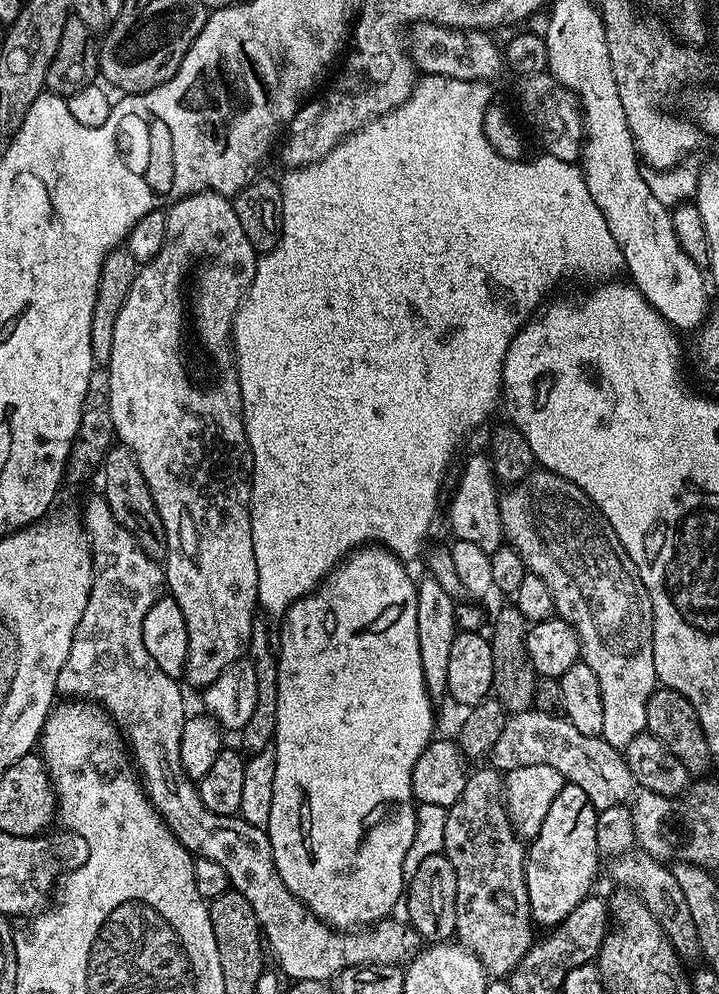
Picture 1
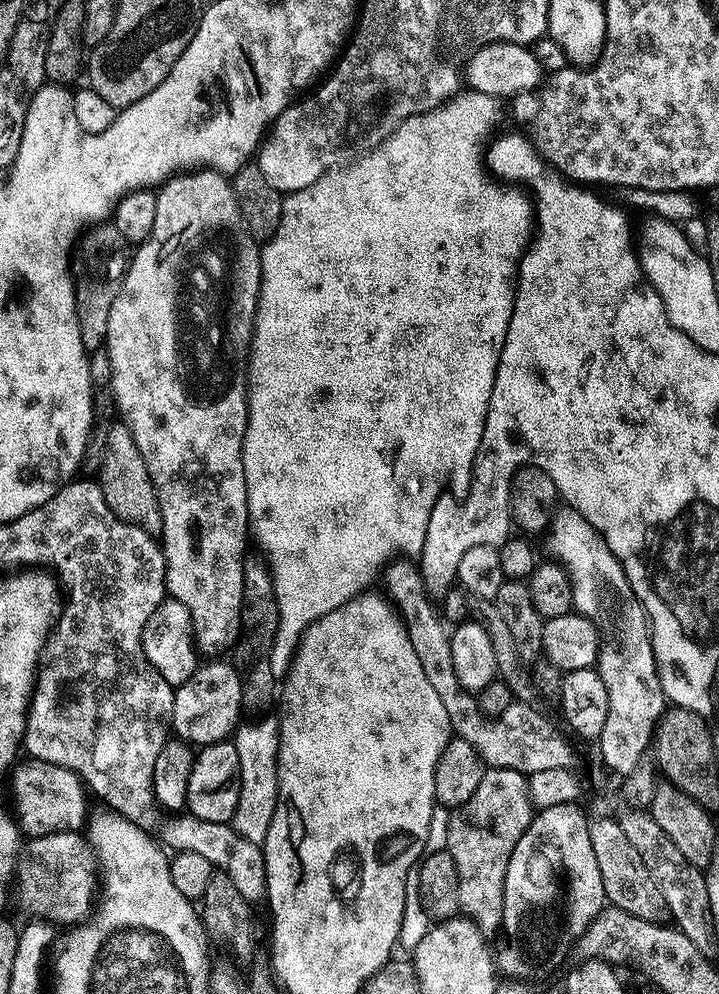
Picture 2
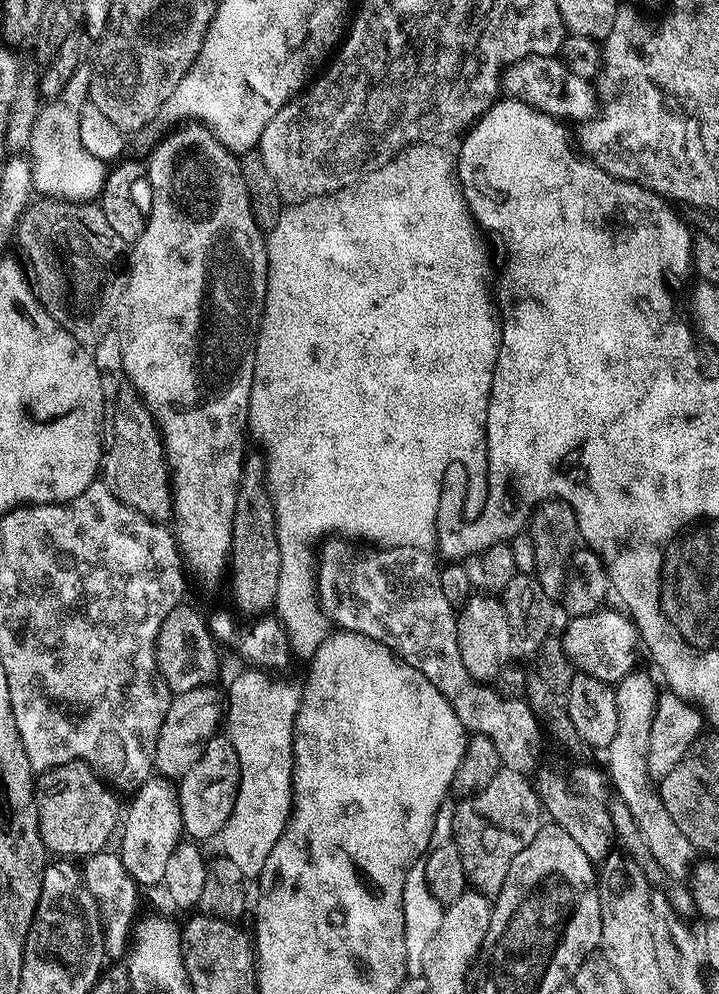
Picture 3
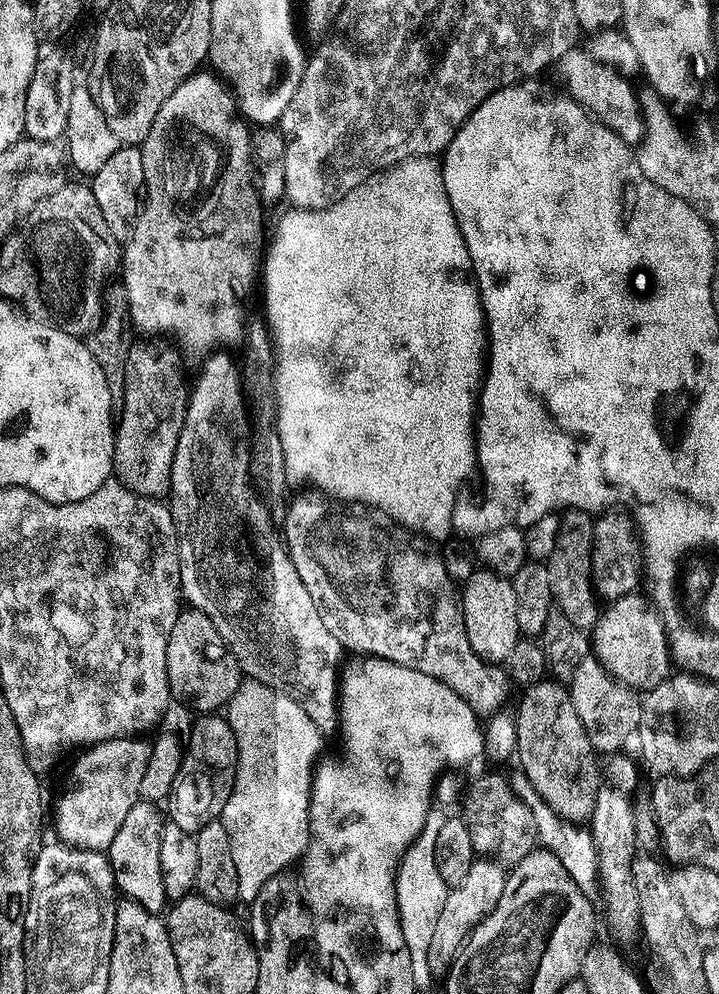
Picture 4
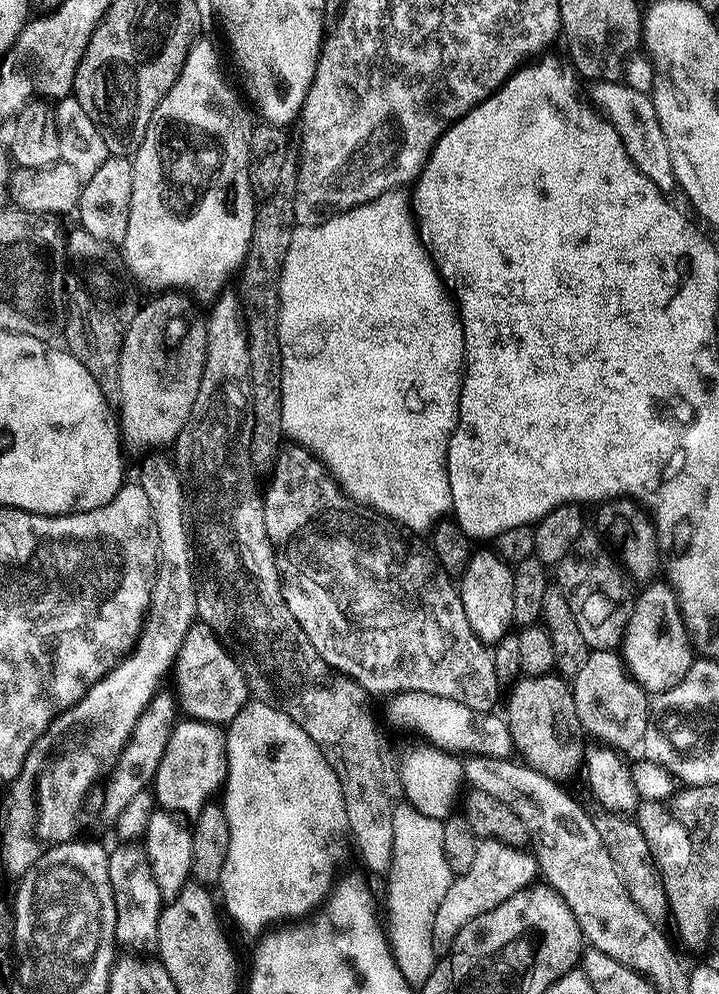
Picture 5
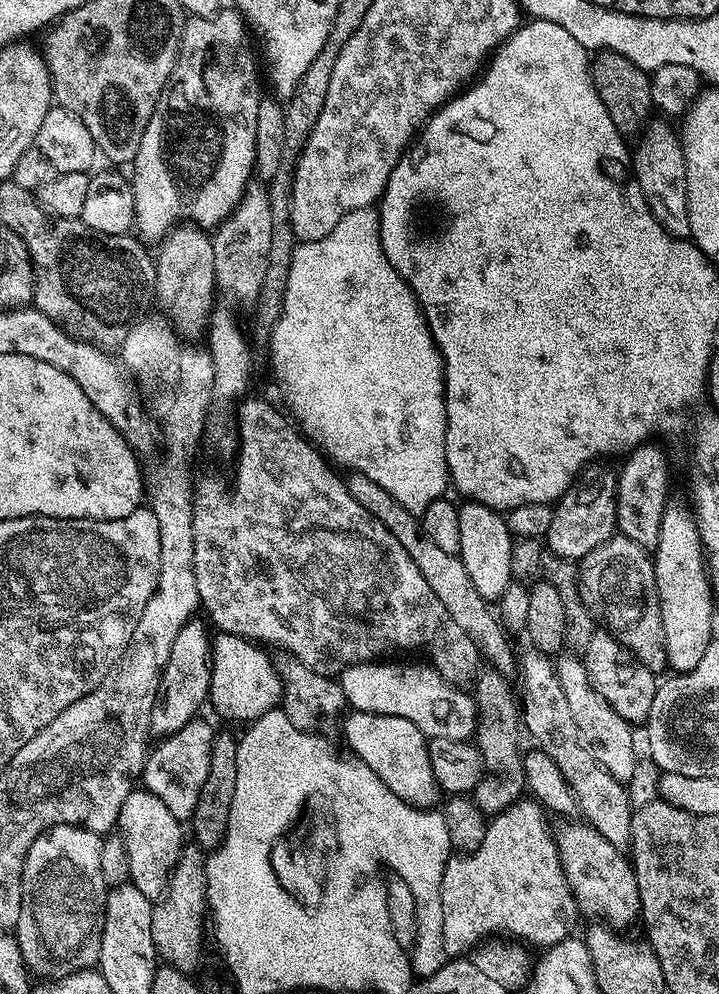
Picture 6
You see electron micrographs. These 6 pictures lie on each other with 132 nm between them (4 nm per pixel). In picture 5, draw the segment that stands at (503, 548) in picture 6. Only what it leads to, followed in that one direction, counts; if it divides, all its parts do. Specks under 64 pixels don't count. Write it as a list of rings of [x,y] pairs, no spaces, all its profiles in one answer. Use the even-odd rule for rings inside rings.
[[[476,550],[473,551],[464,575],[459,577],[458,591],[462,602],[462,610],[466,610],[466,622],[470,622],[470,630],[474,630],[474,634],[486,646],[494,646],[513,627],[514,578],[512,577],[512,569],[513,565],[502,559],[501,556],[497,556],[495,551],[480,552],[480,550]]]

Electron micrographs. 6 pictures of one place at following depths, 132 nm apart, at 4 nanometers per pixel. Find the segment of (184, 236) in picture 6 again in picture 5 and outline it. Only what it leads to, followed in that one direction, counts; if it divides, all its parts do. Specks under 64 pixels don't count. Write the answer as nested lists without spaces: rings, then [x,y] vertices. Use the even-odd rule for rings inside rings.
[[[168,290],[157,300],[145,303],[134,314],[134,322],[124,335],[120,351],[120,402],[118,405],[118,423],[125,441],[133,440],[136,444],[168,444],[175,445],[182,426],[190,418],[190,410],[194,410],[194,398],[198,398],[198,386],[202,386],[202,374],[206,366],[208,353],[208,321],[198,309],[192,305],[193,297],[181,294],[176,290]]]

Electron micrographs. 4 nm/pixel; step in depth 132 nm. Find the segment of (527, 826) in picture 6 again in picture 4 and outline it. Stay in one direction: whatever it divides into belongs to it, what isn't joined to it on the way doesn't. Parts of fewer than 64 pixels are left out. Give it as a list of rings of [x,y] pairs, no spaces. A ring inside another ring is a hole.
[[[477,858],[472,861],[466,878],[458,882],[456,888],[448,889],[448,897],[442,905],[442,910],[435,923],[434,934],[431,935],[429,950],[429,966],[433,977],[447,977],[448,969],[456,961],[460,948],[488,915],[498,906],[498,898],[502,898],[502,890],[508,881],[505,865],[497,864],[495,860]]]

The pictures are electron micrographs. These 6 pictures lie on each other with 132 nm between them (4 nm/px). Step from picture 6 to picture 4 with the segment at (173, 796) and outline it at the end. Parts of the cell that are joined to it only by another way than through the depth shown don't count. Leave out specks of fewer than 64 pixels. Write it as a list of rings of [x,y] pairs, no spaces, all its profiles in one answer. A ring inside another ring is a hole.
[[[204,714],[199,719],[196,725],[191,725],[192,733],[186,736],[180,769],[166,799],[167,819],[193,834],[210,821],[223,817],[226,802],[234,790],[238,766],[238,742],[227,719],[220,714]]]

